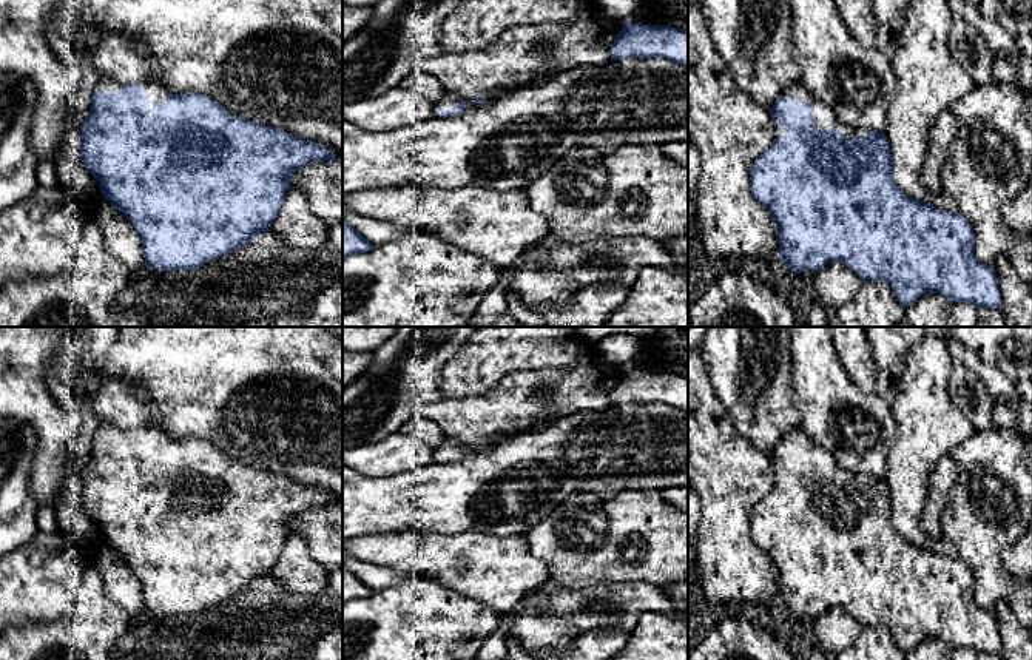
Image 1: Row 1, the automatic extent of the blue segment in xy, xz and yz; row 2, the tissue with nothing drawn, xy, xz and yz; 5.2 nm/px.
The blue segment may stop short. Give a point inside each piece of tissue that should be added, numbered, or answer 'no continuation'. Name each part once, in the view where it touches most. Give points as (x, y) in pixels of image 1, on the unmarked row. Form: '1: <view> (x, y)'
1: yz (824, 464)

